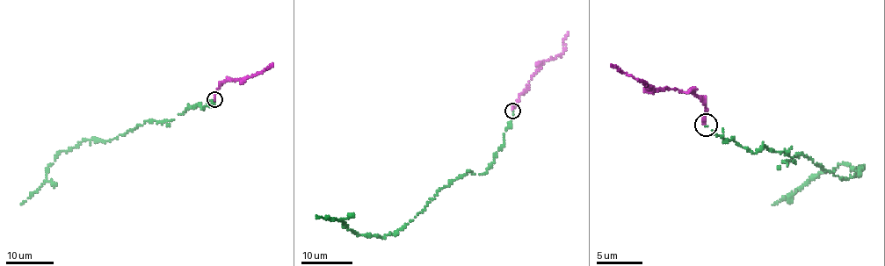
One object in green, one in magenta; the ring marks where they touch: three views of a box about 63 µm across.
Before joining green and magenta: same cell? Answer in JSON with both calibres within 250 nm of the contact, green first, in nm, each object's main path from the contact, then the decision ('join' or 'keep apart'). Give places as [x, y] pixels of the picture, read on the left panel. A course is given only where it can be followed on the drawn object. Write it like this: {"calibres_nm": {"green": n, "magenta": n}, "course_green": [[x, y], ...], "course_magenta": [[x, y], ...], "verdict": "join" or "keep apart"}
{"calibres_nm": {"green": 90, "magenta": 190}, "course_green": [[213, 100], [174, 119], [144, 121], [112, 140], [88, 139], [59, 152], [43, 182], [20, 204]], "course_magenta": [[213, 99], [219, 85], [225, 81], [244, 79], [273, 64]], "verdict": "join"}

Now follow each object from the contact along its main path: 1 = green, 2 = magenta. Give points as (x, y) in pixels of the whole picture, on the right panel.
1: (705, 125), (754, 153), (784, 153), (787, 165), (802, 152), (839, 178), (864, 168), (845, 162), (772, 204)
2: (705, 124), (703, 100), (694, 92), (653, 89), (611, 64)

